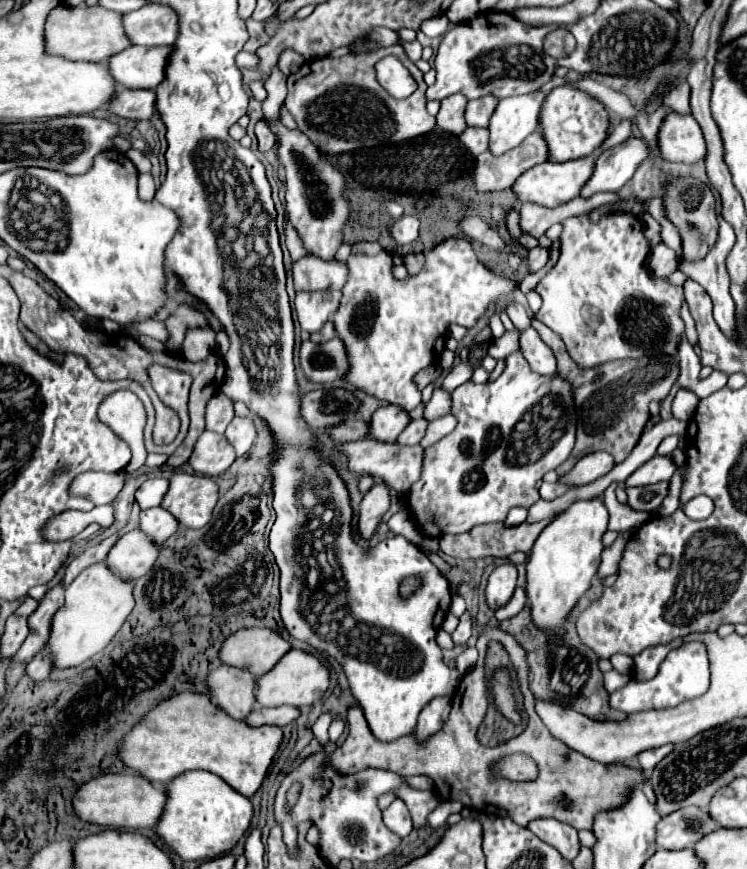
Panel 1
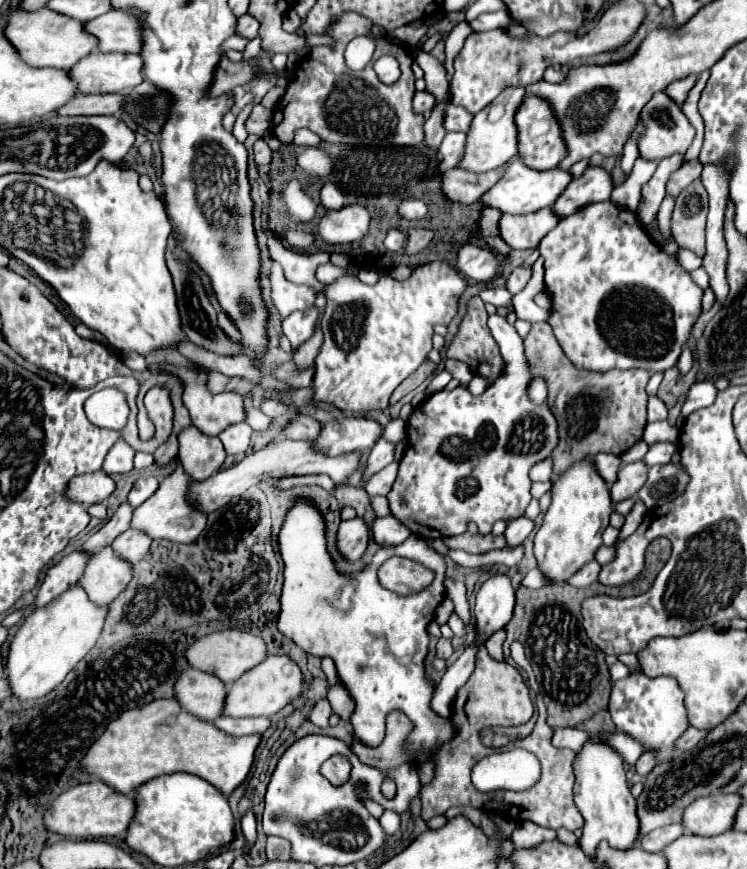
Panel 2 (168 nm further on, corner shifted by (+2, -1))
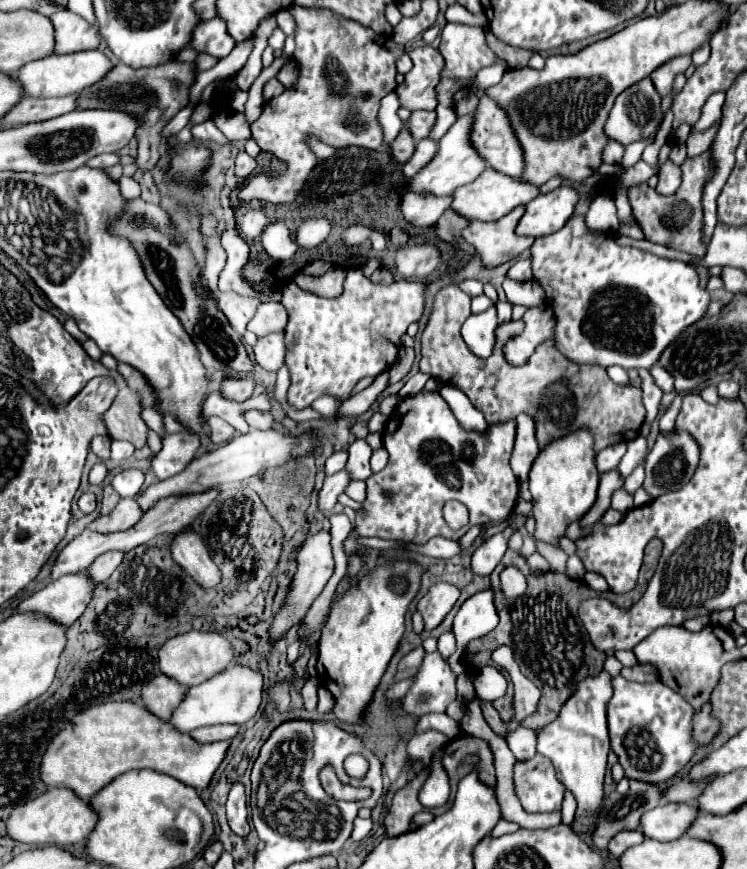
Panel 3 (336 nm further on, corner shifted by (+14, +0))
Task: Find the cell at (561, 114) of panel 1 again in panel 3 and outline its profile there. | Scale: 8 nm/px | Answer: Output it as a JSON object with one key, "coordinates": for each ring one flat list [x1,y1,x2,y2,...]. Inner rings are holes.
{"coordinates":[[484,96,478,102,476,108,476,122,472,126,472,144,476,146,476,150,480,152,480,156,488,162,490,168,512,176,512,178,520,178,520,174,524,172,524,152,520,142,516,142,516,134,512,134,512,122,508,122,508,114,504,114,504,110,500,110,500,106,496,106,496,102,492,102,492,98]]}

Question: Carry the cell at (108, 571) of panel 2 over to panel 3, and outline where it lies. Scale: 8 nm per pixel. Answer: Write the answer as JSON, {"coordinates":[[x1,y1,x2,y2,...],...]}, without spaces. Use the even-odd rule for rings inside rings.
{"coordinates":[[86,572,60,576,46,588,20,602,18,612,42,612,64,626,72,626,72,622,84,614,88,602,92,600,94,588,96,582,92,582]]}

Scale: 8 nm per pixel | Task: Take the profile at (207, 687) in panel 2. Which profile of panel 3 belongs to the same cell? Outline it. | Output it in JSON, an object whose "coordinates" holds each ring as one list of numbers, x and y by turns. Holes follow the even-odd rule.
{"coordinates":[[160,674,142,688,142,704,168,722,172,710,184,700,184,692,188,692,188,686,180,686,178,682,172,682,172,678]]}

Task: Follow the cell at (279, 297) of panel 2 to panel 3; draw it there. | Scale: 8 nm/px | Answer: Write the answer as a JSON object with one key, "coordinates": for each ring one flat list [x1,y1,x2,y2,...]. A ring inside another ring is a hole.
{"coordinates":[[262,302,254,318,248,322,248,330,254,332,258,338,262,338,270,332,284,330,286,324,288,324,288,310,284,310,280,302]]}

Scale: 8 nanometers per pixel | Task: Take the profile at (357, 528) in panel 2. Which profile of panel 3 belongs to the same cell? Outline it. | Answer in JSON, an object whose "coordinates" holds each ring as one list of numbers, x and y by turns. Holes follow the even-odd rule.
{"coordinates":[[320,530,312,536,306,538,306,542,302,544,300,552,298,552,298,570,294,574,292,580,292,590,288,594,286,606,280,610,280,614,276,614,274,624,270,628,270,640,276,642,278,638,282,638,292,626,300,624,300,620,304,618,304,614,308,612,310,604,314,602,314,598,322,592,322,588,326,586,326,582,330,580,334,572,334,558,332,558,332,546,330,546,330,534,326,530]]}

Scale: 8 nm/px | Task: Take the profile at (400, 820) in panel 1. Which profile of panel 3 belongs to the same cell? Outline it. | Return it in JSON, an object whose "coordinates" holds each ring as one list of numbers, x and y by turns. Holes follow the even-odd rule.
{"coordinates":[[356,818,354,820,354,832,352,832,352,840,364,840,372,830,372,820,364,820,364,818]]}

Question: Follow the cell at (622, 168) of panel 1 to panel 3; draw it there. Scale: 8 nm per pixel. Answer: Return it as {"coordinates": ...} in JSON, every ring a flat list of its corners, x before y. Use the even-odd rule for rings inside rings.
{"coordinates":[[562,184,556,190,534,198,526,204,526,212,516,228,524,236,546,236,564,226,564,222,574,214,580,200,580,192,574,184]]}

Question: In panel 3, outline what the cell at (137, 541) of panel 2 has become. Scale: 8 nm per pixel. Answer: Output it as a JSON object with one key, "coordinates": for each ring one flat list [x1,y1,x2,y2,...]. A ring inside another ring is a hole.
{"coordinates":[[112,550,102,554,100,558,96,558,96,562,88,568,88,574,92,574,92,580,96,582,104,582,112,576,112,572,120,566,120,562,124,560,126,552,124,550]]}

